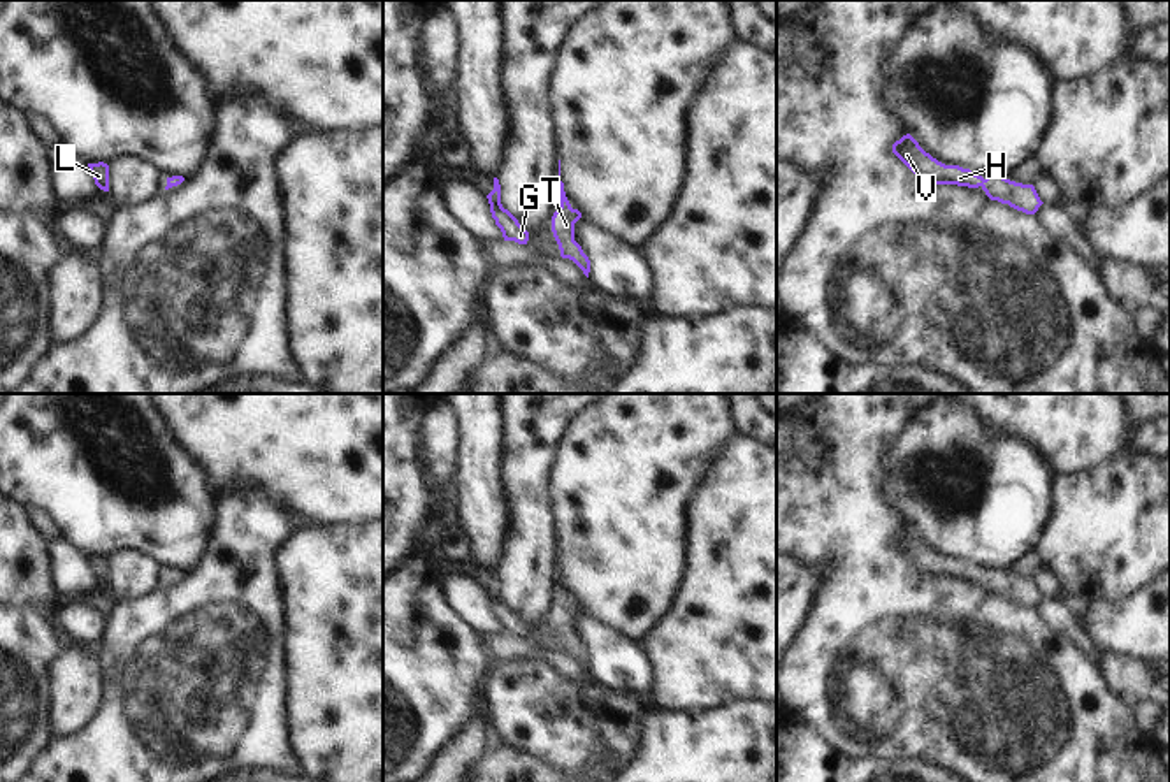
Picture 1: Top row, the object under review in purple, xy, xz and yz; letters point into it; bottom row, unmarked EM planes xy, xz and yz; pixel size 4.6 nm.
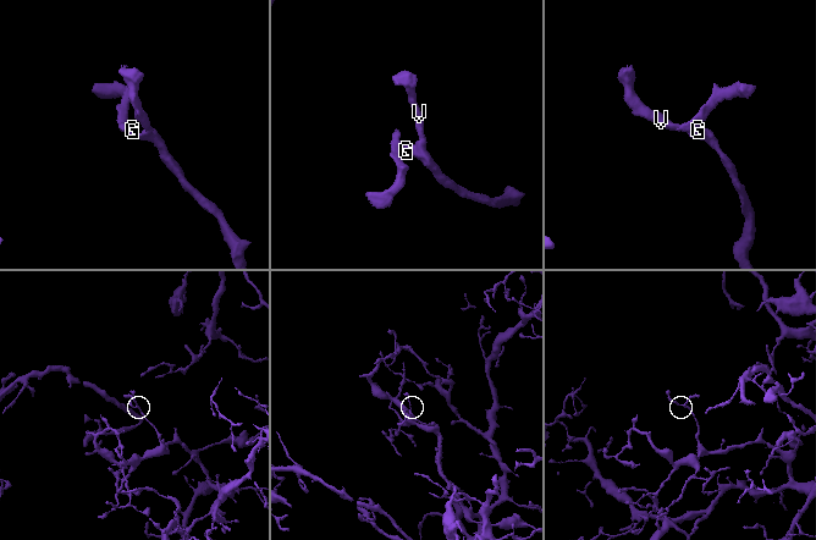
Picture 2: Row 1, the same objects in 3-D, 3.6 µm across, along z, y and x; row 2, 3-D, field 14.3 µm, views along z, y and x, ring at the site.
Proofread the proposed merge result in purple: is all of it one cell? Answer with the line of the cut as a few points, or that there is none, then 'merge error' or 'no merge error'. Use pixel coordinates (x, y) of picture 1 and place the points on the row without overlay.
no cut; no merge error

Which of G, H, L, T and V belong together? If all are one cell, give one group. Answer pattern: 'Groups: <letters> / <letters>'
Groups: G H L T V

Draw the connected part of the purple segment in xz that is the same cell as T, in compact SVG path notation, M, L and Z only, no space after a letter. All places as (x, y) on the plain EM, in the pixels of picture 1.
M559 554L559 592L560 601L552 610L552 626L559 638L560 650L573 654L583 668L589 671L590 654L583 647L581 640L574 634L574 617L581 612L578 603L573 603L560 575L560 554Z

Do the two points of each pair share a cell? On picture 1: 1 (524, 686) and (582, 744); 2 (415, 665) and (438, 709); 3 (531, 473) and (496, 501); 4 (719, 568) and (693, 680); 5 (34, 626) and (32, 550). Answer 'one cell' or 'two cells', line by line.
1: one cell
2: one cell
3: two cells
4: one cell
5: two cells

